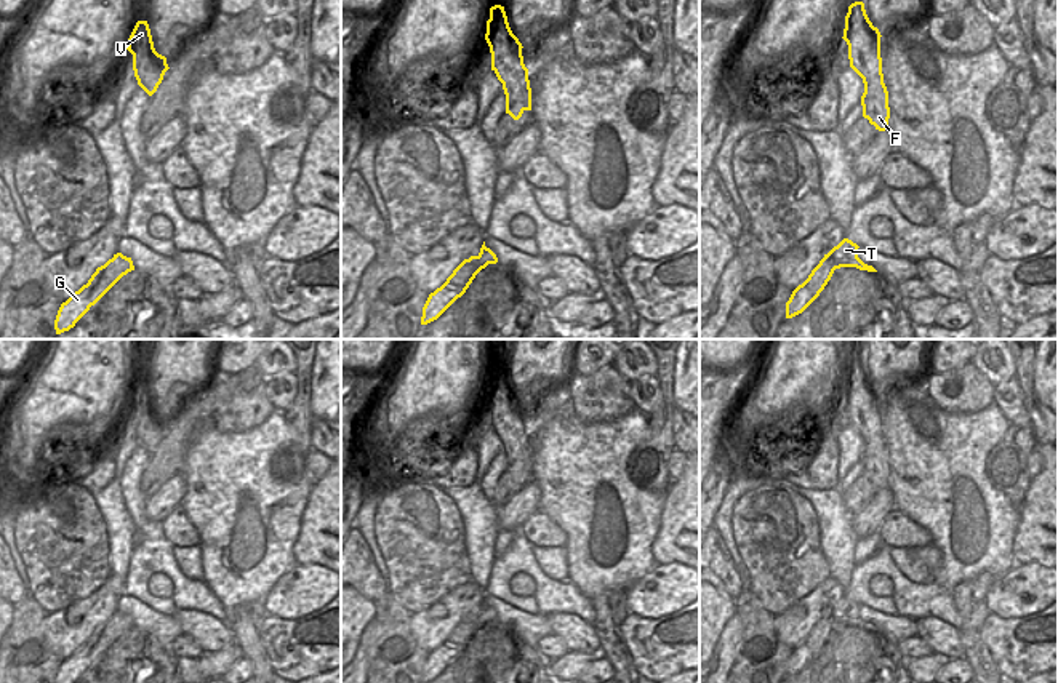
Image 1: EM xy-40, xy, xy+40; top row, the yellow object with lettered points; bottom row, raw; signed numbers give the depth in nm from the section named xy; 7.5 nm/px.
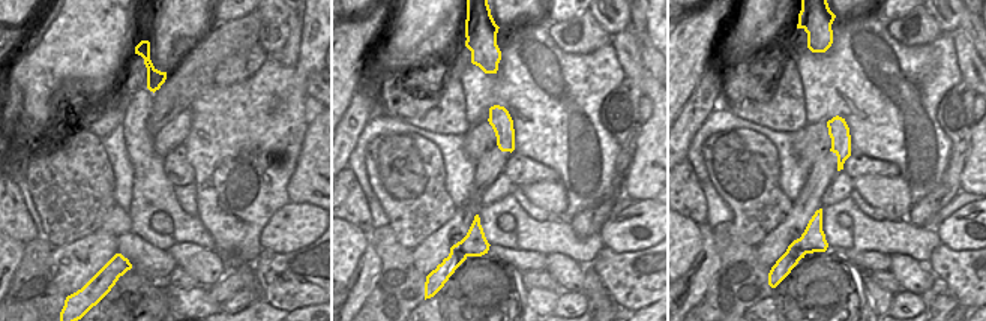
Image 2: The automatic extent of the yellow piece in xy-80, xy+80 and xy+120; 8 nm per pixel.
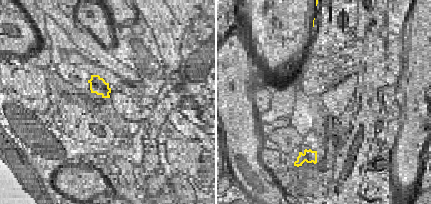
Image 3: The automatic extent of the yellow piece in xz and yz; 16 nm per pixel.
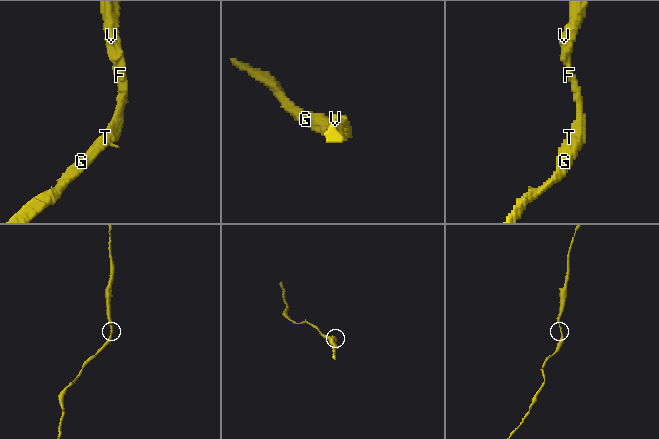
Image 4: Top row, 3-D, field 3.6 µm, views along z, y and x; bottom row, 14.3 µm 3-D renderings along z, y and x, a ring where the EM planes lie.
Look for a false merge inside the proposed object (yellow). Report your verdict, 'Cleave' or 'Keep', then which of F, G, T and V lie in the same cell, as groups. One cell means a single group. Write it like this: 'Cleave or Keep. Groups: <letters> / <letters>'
Keep. Groups: F G T V

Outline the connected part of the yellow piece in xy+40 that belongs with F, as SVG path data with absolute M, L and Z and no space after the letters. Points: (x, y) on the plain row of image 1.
M855 360L845 374L844 398L848 403L850 425L863 437L863 475L879 489L888 488L888 449L884 441L880 390L869 379L864 361Z

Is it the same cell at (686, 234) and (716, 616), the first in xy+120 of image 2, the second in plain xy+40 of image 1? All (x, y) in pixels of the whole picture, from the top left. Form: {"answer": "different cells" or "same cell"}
{"answer": "same cell"}

